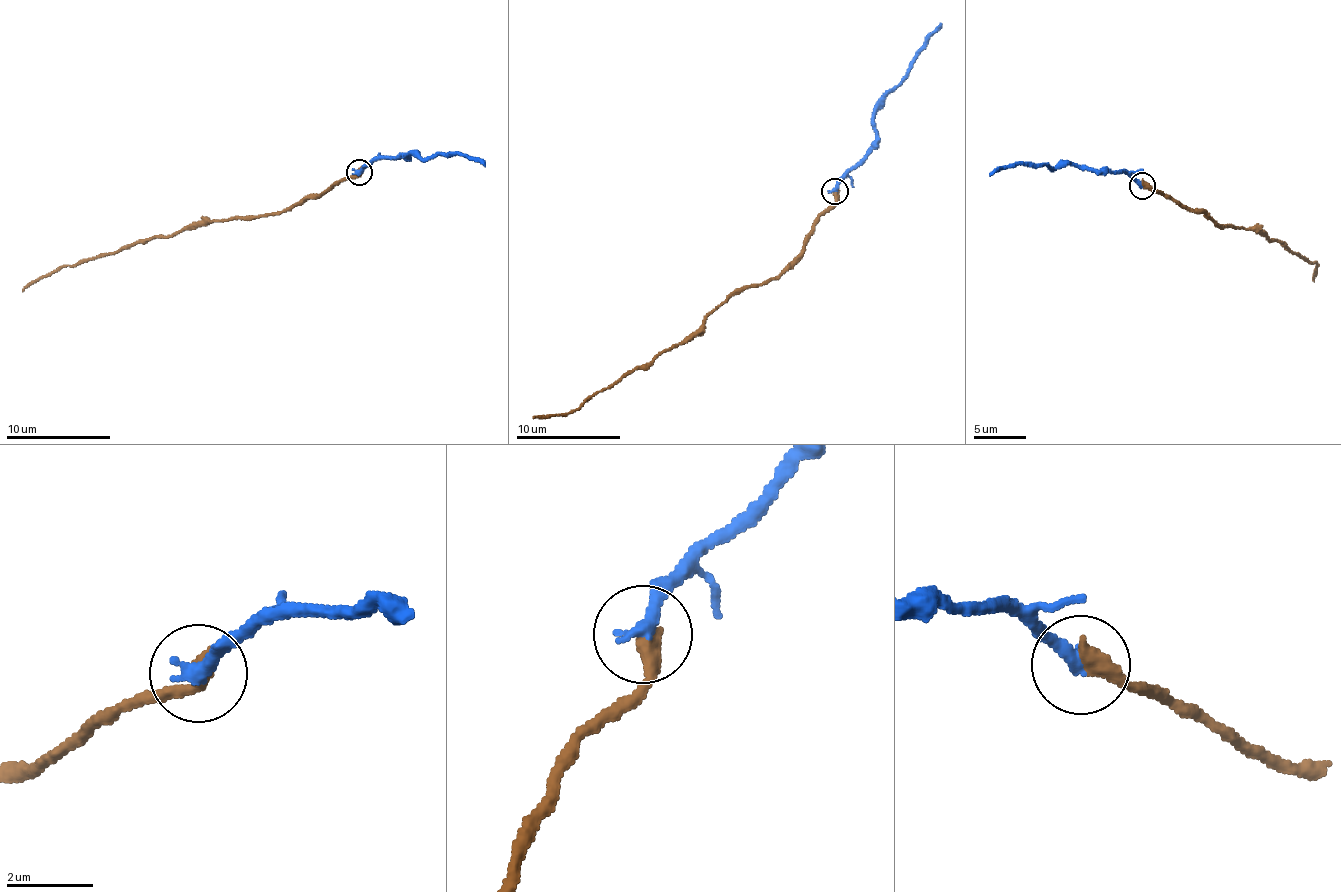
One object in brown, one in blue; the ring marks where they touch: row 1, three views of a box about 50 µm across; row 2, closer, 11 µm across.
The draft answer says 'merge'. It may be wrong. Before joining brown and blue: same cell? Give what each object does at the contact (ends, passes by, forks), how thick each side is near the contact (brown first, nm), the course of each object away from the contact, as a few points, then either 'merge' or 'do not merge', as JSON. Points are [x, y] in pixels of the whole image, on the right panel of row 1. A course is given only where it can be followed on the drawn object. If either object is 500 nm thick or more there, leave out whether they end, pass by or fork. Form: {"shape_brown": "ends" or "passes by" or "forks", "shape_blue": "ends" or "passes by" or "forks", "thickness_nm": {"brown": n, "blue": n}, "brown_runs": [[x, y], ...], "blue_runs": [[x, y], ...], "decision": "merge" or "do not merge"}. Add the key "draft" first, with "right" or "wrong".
{"draft": "right", "shape_brown": "ends", "shape_blue": "ends", "thickness_nm": {"brown": 480, "blue": 360}, "brown_runs": [[1141, 186], [1185, 205], [1213, 223], [1255, 227], [1270, 240], [1276, 238], [1293, 253], [1315, 262], [1313, 282]], "blue_runs": [[1141, 186], [1127, 173], [1062, 165], [997, 166], [990, 175]], "decision": "merge"}

